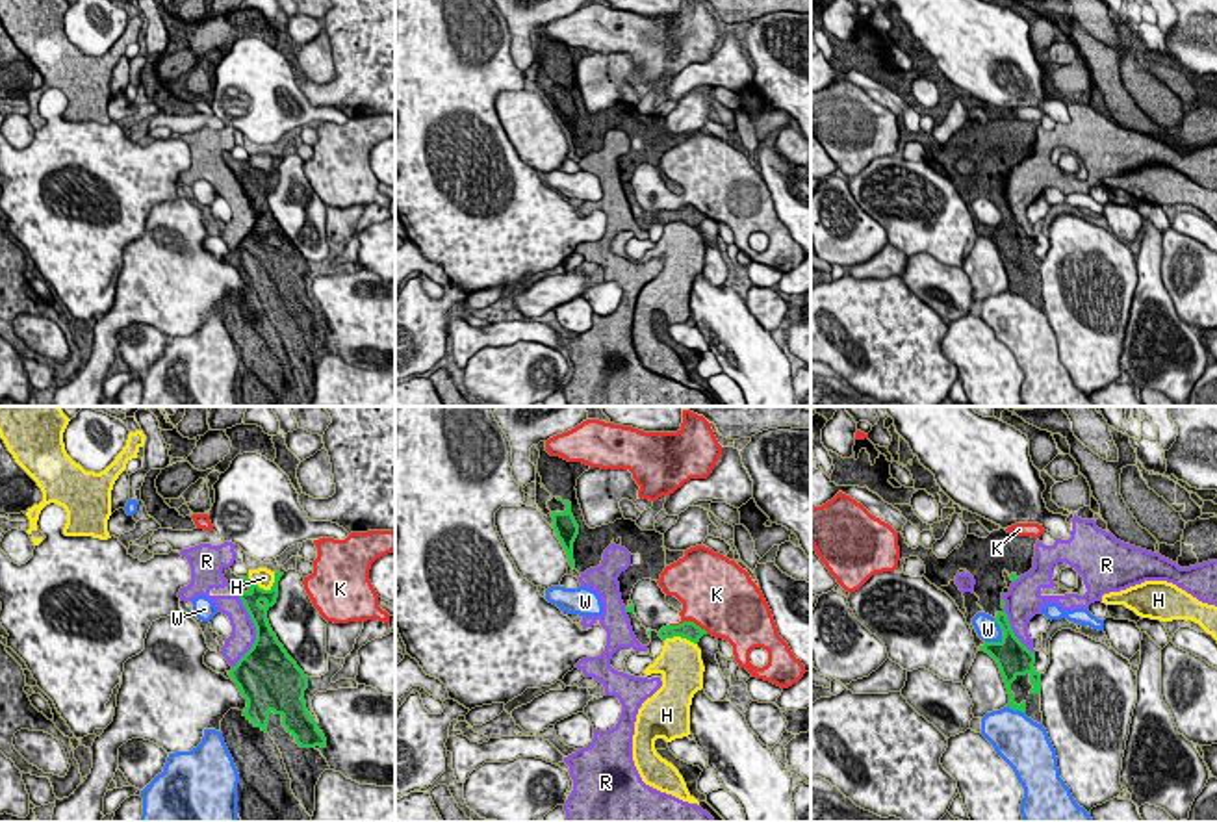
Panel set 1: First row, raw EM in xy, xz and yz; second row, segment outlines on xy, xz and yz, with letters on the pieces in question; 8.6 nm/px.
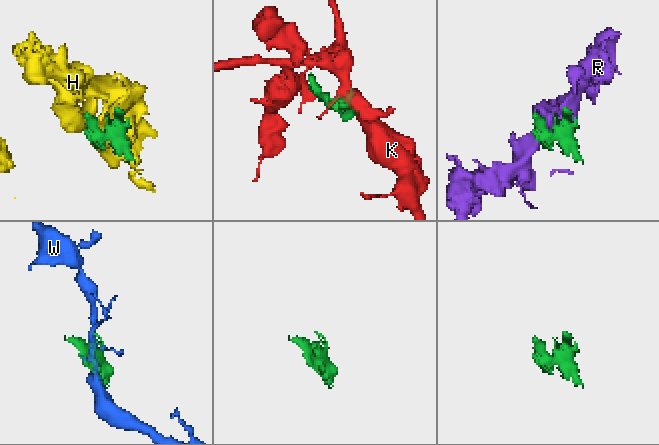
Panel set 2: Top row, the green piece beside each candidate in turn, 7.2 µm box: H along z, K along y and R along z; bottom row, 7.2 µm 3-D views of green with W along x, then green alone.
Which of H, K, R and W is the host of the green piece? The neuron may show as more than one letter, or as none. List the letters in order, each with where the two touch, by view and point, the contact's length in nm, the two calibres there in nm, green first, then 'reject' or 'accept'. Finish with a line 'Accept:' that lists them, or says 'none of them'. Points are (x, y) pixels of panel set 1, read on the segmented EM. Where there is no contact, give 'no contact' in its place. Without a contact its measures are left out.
H: contact xy (258, 587); length 260 nm; calibres 160 and 170 nm; reject
K: contact xz (689, 622); length 340 nm; calibres 160 and 460 nm; reject
R: contact xy (256, 631); length 650 nm; calibres 320 and 220 nm; reject
W: contact yz (993, 642); length 170 nm; calibres 300 and 200 nm; reject
Accept: none of them

